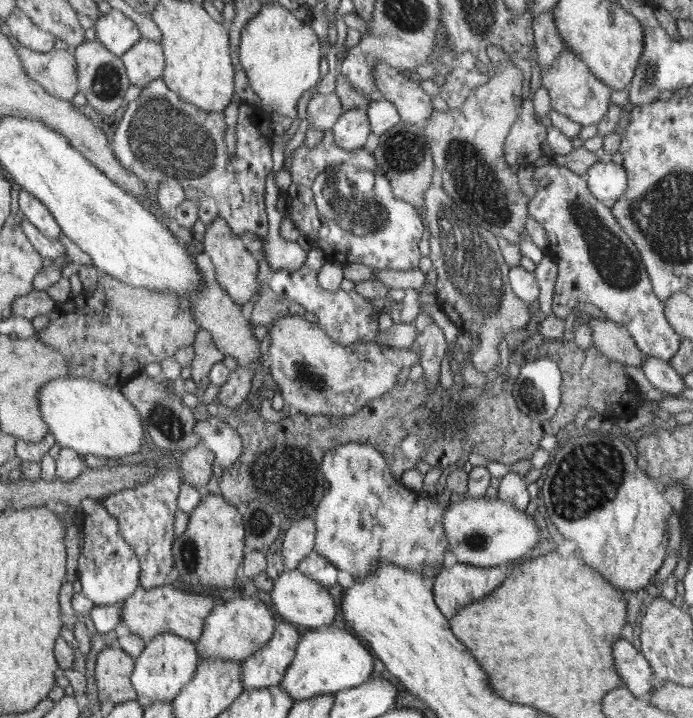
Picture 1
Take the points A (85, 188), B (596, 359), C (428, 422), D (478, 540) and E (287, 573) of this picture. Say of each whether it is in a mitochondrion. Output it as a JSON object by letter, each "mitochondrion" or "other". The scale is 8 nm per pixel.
{"A":"other","B":"other","C":"mitochondrion","D":"mitochondrion","E":"other"}

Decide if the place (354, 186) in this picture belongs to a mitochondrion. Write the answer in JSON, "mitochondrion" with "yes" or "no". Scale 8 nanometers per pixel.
{"mitochondrion":"yes"}

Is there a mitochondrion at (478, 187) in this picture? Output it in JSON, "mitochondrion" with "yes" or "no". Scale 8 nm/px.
{"mitochondrion":"yes"}

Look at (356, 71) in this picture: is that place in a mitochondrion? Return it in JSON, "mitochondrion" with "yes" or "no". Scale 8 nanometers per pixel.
{"mitochondrion":"no"}

